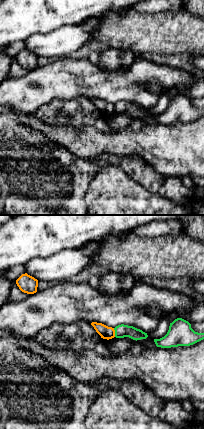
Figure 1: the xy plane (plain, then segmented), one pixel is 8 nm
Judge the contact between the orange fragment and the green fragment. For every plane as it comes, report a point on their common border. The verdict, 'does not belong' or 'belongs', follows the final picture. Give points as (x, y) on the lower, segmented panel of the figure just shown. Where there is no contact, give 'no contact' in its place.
(114, 332)

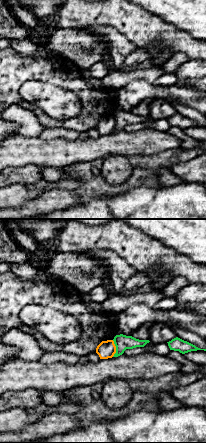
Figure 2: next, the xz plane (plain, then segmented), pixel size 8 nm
(115, 348)

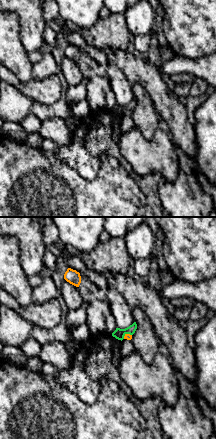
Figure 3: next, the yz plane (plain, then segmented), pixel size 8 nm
(126, 334)

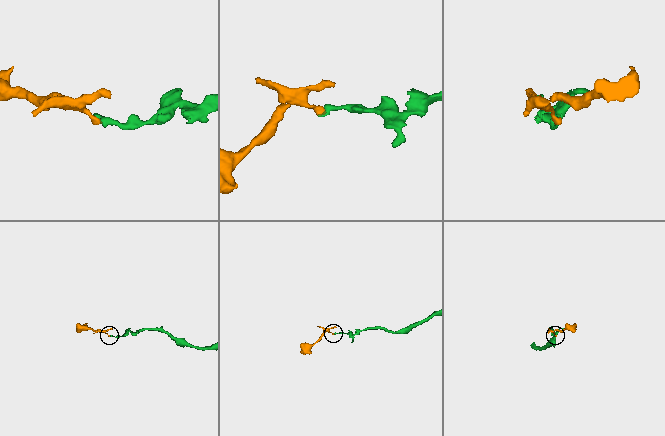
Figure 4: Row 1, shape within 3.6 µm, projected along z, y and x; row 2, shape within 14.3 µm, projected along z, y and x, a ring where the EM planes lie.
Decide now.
does not belong

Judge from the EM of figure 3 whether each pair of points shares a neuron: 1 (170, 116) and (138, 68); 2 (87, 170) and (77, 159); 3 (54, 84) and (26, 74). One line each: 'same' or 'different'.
1: same
2: same
3: different

